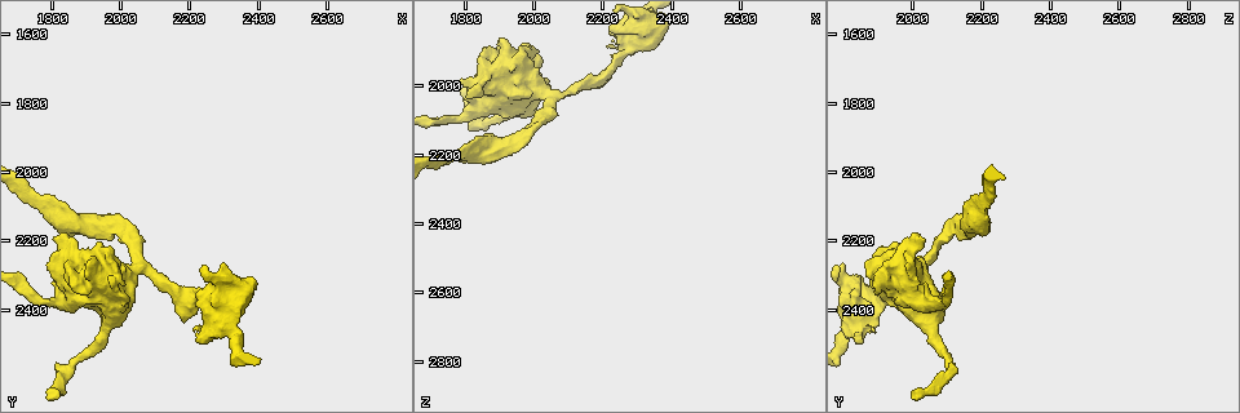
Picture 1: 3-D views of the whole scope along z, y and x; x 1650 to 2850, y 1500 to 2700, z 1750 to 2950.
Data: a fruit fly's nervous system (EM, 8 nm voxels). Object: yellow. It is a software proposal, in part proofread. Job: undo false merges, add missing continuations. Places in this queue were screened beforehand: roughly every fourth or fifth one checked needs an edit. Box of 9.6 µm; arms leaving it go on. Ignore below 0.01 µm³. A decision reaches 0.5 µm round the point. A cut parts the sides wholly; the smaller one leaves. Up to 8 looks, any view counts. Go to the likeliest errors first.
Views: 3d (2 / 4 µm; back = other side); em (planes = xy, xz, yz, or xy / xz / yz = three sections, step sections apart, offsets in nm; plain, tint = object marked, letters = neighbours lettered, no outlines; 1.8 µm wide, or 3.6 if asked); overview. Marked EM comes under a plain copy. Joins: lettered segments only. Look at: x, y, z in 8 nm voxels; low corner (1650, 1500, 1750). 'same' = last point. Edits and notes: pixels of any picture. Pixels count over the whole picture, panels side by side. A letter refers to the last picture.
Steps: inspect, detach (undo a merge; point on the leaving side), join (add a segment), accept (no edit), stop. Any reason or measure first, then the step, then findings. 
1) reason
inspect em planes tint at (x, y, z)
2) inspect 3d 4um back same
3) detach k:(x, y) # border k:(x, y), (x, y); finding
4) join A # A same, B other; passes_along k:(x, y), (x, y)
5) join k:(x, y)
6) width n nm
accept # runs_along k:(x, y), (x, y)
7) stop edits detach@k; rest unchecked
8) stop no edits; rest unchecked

thick turns thin
inspect em planes letters at (1930, 2140, 2180)

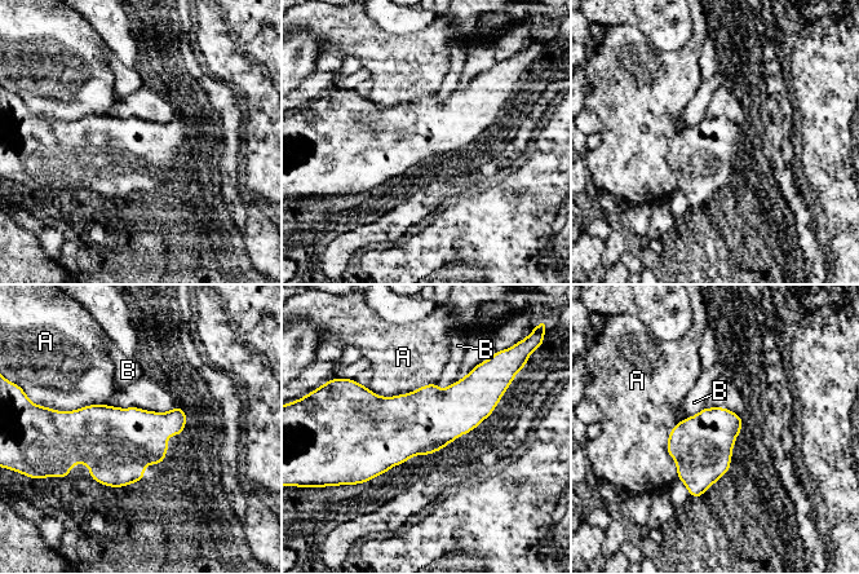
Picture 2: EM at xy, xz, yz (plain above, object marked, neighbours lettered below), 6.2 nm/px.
accept # A other, B other; border 2:(704, 406), (677, 423); continuous, no second neuron

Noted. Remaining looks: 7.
inspect em 3.6um yz step 16 tint at (1830, 2380, 2060)

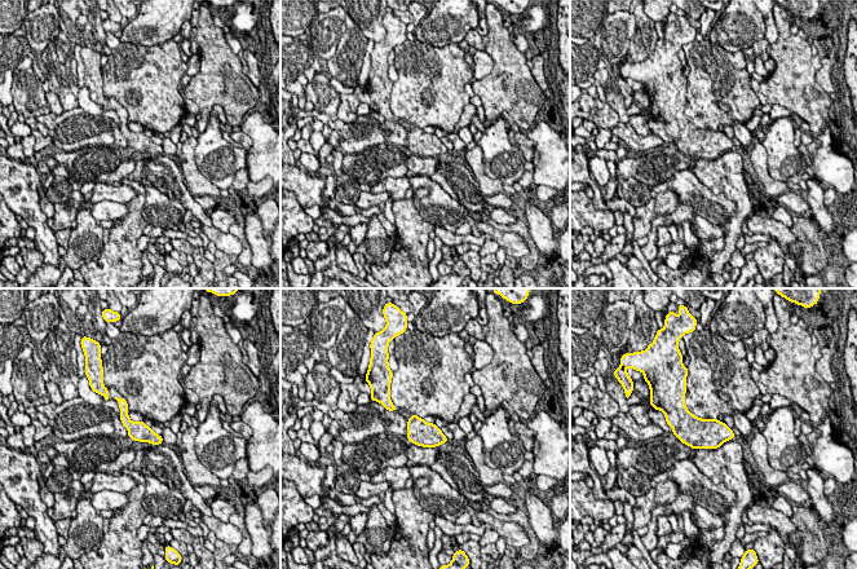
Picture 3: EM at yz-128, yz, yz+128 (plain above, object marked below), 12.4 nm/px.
inspect em 3.6um planes letters same

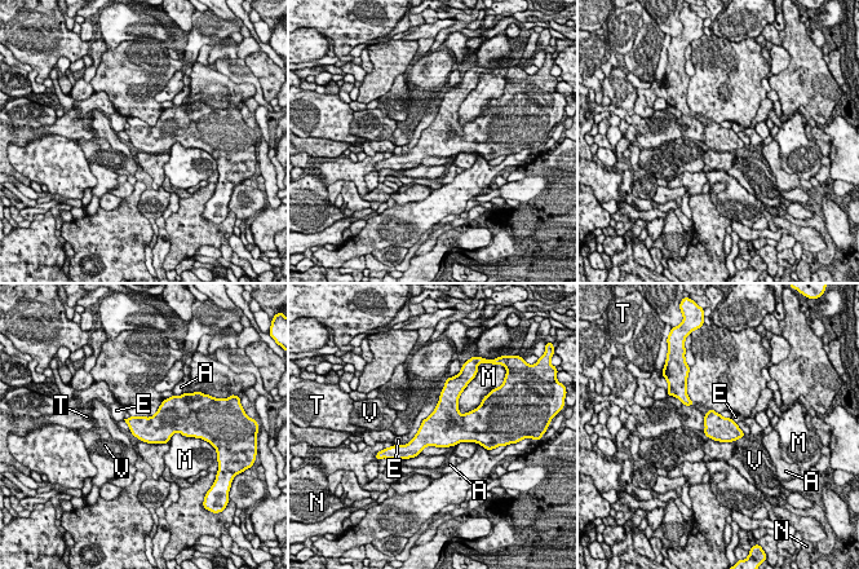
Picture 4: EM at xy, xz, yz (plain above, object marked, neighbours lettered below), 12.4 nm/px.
width 320 nm
accept # A other, E other, M other, N other, T other, V other; border 4:(394, 444), (401, 445); all the same neuron

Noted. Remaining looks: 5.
an open end
inspect em planes letters at (2220, 2500, 1840)

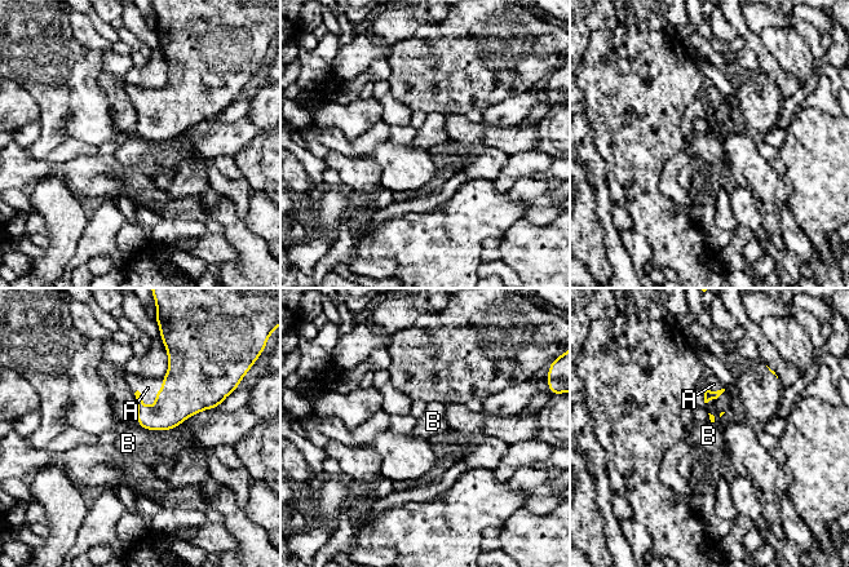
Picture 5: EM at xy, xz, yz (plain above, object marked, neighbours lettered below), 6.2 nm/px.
join A # A same, B other; passes_along 5:(194, 382), (157, 395), (147, 388); the neuron continues

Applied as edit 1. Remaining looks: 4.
stop edits join@5; rest unchecked

